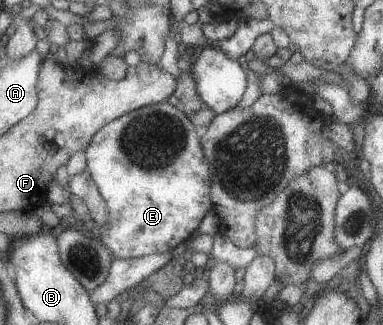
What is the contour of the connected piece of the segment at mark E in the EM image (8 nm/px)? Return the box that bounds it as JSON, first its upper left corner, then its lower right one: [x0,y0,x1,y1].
[84,101,212,260]

